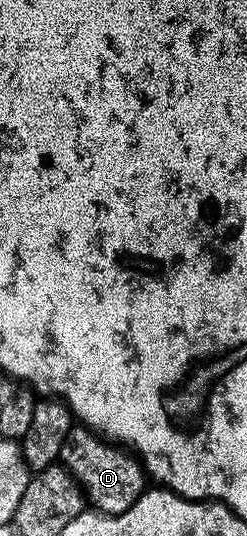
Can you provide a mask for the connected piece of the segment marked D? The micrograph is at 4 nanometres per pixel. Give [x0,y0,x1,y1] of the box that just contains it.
[58,422,148,516]

